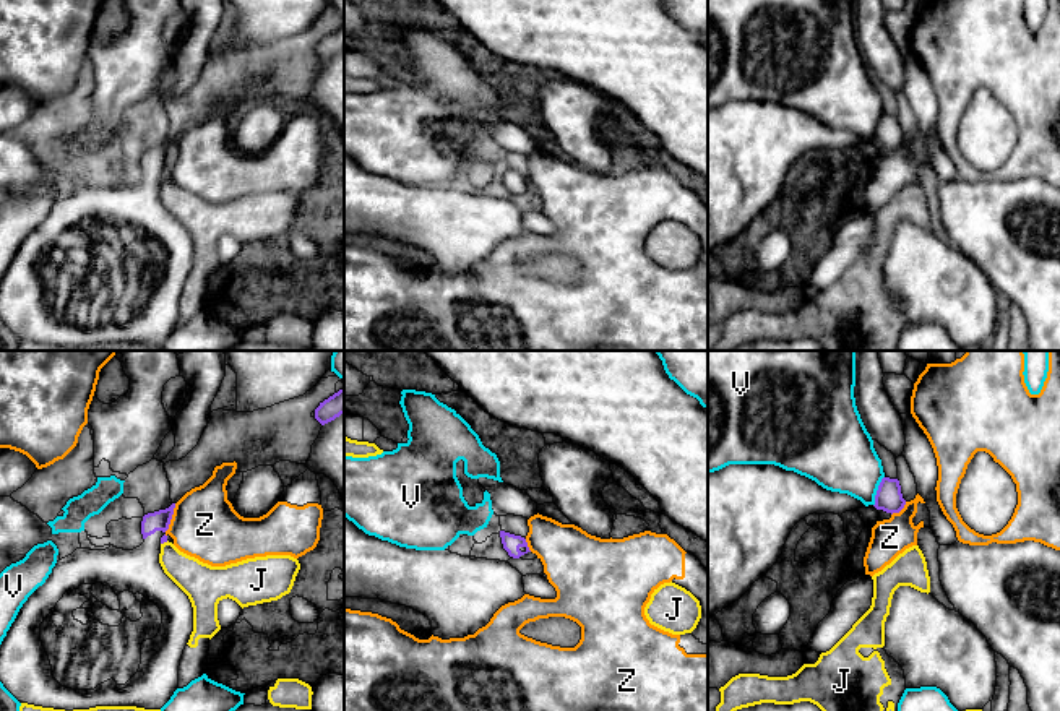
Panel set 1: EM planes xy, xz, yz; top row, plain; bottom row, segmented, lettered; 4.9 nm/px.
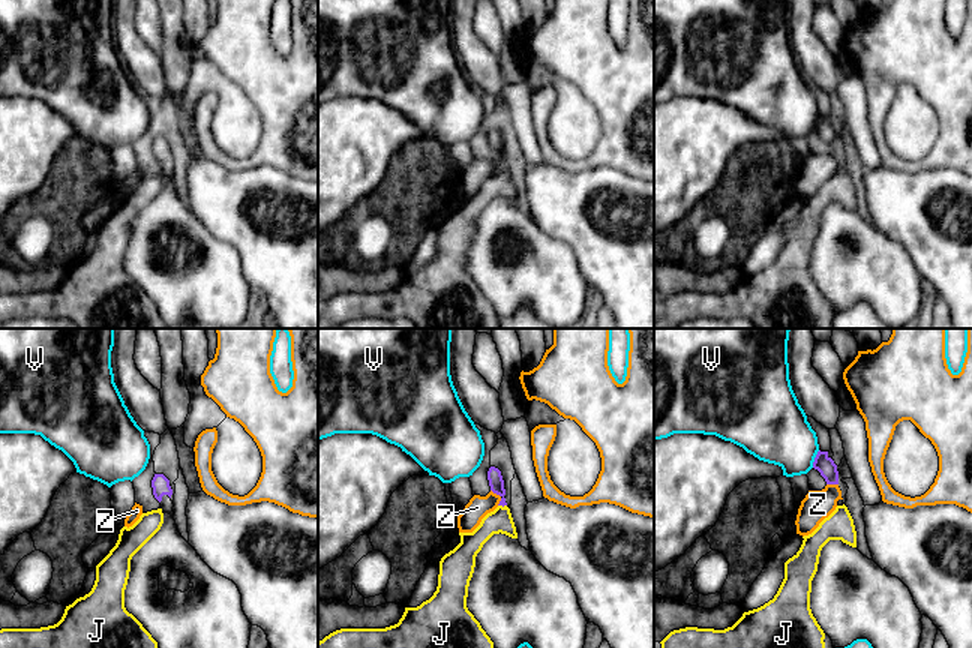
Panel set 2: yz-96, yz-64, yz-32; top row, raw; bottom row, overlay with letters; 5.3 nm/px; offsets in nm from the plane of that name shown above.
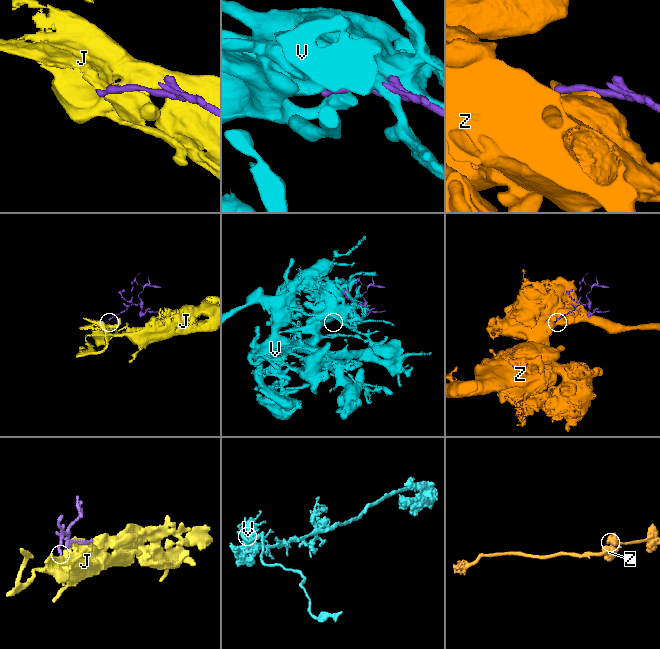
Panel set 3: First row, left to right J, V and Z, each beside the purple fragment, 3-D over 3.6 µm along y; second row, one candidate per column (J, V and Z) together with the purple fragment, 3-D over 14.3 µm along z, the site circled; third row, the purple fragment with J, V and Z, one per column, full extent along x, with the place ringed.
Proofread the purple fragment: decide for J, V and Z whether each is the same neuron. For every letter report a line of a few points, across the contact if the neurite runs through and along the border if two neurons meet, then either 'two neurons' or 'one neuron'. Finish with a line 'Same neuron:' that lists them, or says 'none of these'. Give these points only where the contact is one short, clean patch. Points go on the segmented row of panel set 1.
J: line xy (168, 541), (161, 544); two neurons
V: two neurons
Z: line xy (176, 504), (171, 523), (164, 531); two neurons
Same neuron: none of these

